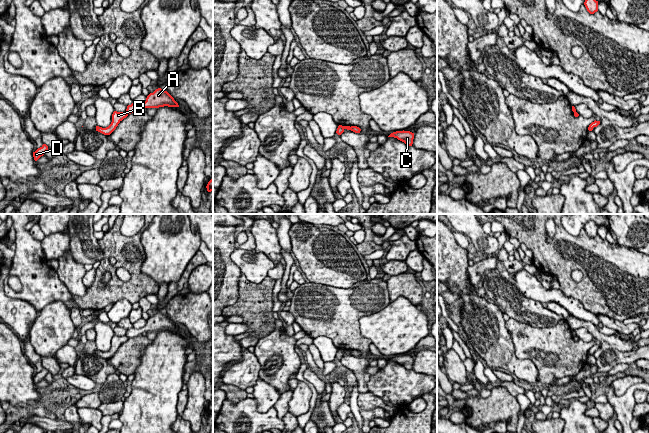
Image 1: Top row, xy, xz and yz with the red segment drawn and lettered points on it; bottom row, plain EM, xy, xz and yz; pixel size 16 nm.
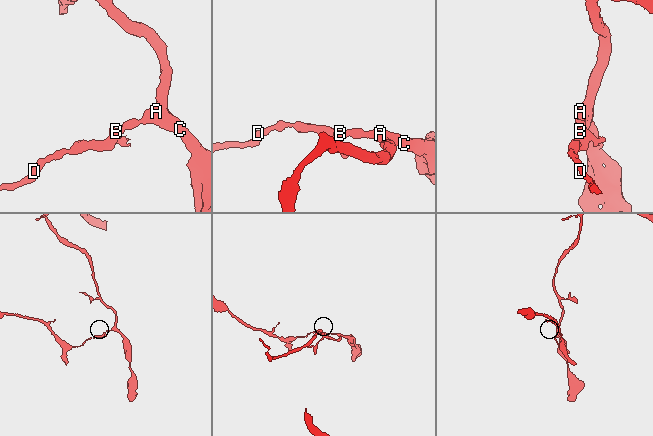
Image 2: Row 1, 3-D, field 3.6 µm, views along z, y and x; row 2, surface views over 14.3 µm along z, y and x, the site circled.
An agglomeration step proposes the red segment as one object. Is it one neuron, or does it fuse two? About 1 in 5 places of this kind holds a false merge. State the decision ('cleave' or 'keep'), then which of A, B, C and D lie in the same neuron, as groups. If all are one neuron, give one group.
cleave | A C / B D

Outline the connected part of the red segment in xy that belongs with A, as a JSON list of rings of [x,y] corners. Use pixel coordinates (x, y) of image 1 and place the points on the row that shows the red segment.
[[[161,88],[156,89],[153,93],[150,93],[146,101],[140,105],[132,103],[127,106],[126,112],[128,114],[136,113],[143,108],[159,108],[159,107],[179,107],[174,98],[165,90]]]

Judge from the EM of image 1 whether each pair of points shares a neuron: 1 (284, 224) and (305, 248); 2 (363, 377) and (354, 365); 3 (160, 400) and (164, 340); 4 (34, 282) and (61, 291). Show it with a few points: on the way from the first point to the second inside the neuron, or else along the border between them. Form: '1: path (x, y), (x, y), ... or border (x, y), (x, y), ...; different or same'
1: border (292, 224), (289, 230), (291, 250); different
2: path (361, 374), (357, 368); same
3: path (160, 385), (160, 371), (164, 355); same
4: path (41, 285), (54, 290); same

